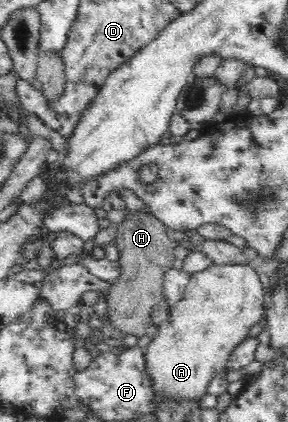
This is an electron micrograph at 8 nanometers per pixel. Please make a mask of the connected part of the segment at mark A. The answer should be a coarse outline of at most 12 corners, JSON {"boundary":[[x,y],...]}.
{"boundary":[[248,264],[192,274],[145,353],[156,405],[204,397],[264,324]]}

